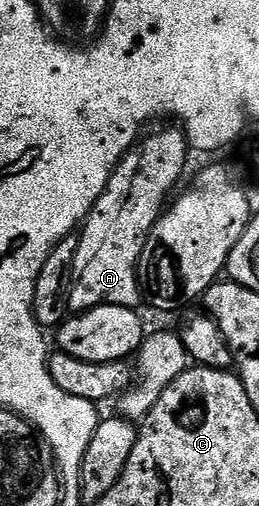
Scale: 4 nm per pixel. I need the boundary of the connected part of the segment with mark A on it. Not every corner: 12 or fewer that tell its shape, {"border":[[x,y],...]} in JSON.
{"border":[[180,126],[121,158],[79,231],[70,312],[137,309],[147,233],[191,155]]}

